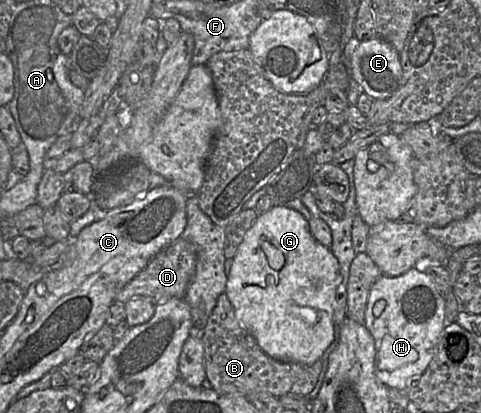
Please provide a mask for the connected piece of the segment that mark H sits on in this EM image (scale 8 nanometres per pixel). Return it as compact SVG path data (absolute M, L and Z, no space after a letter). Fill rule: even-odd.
M415 268L396 277L382 274L370 289L363 324L374 339L375 375L388 388L405 392L425 372L436 353L445 328L445 299L436 290L432 279L425 272L417 271ZM378 300L384 300L386 306L381 315L375 317L372 309Z

